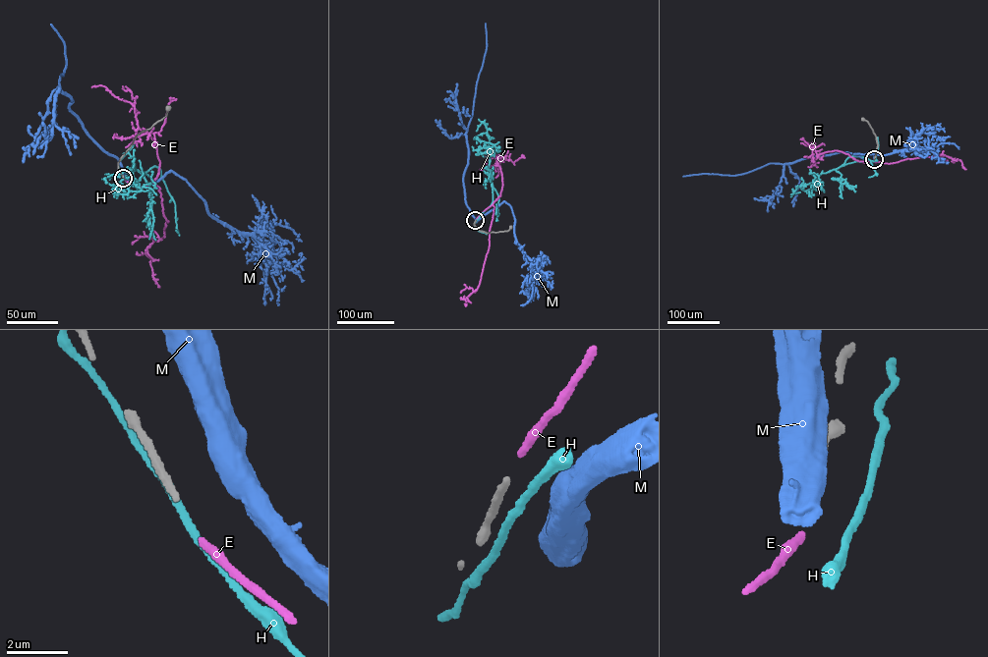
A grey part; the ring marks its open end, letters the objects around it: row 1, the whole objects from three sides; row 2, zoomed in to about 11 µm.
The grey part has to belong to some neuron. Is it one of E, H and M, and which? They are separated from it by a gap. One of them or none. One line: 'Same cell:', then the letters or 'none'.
Same cell: E

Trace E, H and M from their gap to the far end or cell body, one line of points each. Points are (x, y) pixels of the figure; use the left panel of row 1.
E: (124, 179), (141, 187), (153, 182), (160, 189), (163, 213), (168, 222), (164, 237), (145, 250), (158, 287)
H: (124, 179), (138, 187), (151, 181), (134, 166), (133, 176), (127, 169), (117, 177), (104, 174)
M: (125, 177), (121, 163), (87, 134), (68, 107), (70, 96), (58, 87), (66, 64), (65, 47), (50, 25)

